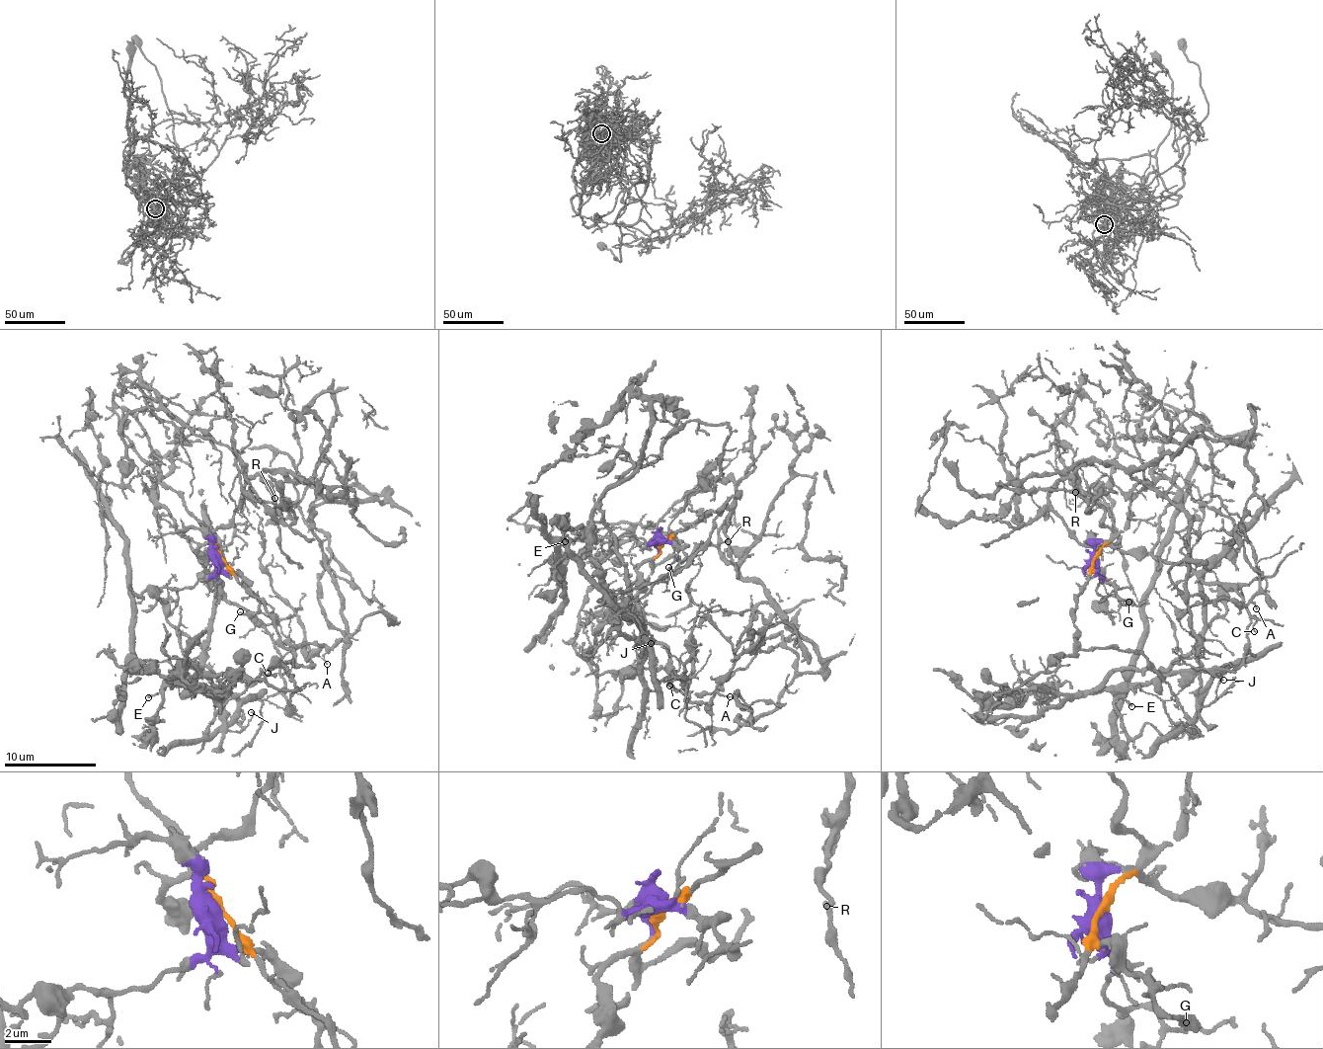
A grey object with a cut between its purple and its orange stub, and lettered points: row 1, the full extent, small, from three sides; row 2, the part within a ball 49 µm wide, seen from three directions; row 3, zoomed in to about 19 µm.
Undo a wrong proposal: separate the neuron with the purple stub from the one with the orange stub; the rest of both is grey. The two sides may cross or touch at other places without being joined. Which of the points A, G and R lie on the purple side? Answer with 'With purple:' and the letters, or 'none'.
With purple: G

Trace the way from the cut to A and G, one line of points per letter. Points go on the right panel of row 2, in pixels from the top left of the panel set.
A: (1096, 558), (1112, 535), (1103, 510), (1077, 477), (1082, 465), (1112, 459), (1185, 514), (1186, 591), (1257, 607)
G: (1097, 558), (1096, 569), (1123, 600), (1128, 602)

